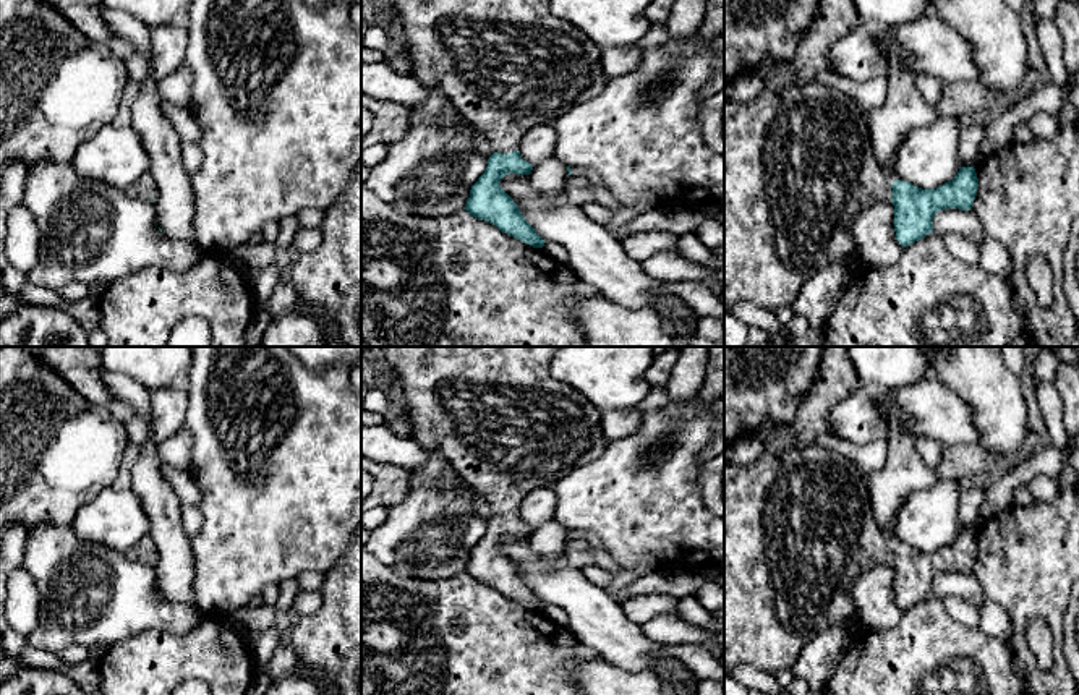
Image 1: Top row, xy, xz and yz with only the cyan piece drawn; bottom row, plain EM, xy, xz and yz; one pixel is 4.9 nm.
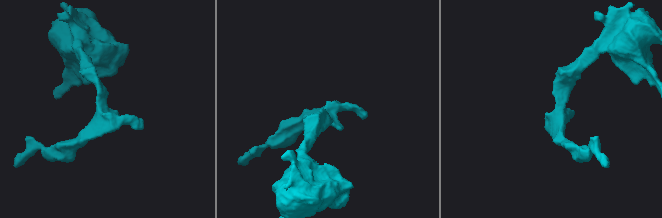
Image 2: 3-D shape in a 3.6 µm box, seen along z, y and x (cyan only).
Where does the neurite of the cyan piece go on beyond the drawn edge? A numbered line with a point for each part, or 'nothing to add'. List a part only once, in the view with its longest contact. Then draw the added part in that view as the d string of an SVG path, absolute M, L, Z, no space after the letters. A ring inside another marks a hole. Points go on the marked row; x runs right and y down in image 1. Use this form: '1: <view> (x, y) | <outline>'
1: xz (506, 65) | M389 0L405 26L407 47L415 62L413 76L423 84L441 89L452 107L475 125L493 144L494 152L510 154L520 149L525 133L538 125L552 125L562 113L585 99L596 97L609 79L601 68L598 45L574 24L554 16L551 0Z

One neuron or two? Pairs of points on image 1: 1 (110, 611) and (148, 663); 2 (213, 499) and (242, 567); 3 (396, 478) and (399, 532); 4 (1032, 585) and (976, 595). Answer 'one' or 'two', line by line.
1: two
2: one
3: two
4: two

